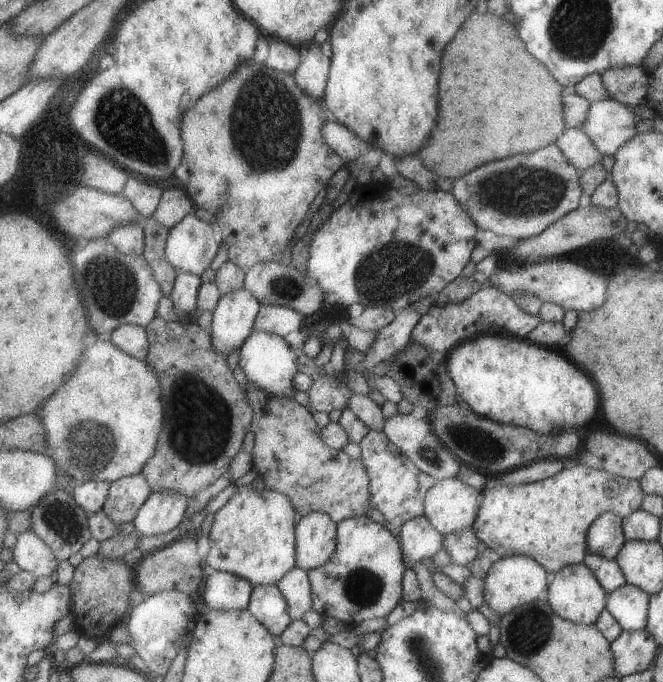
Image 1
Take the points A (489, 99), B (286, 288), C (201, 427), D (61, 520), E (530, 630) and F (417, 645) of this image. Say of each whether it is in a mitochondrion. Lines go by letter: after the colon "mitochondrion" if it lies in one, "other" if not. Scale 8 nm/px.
A: other
B: mitochondrion
C: mitochondrion
D: mitochondrion
E: mitochondrion
F: mitochondrion

